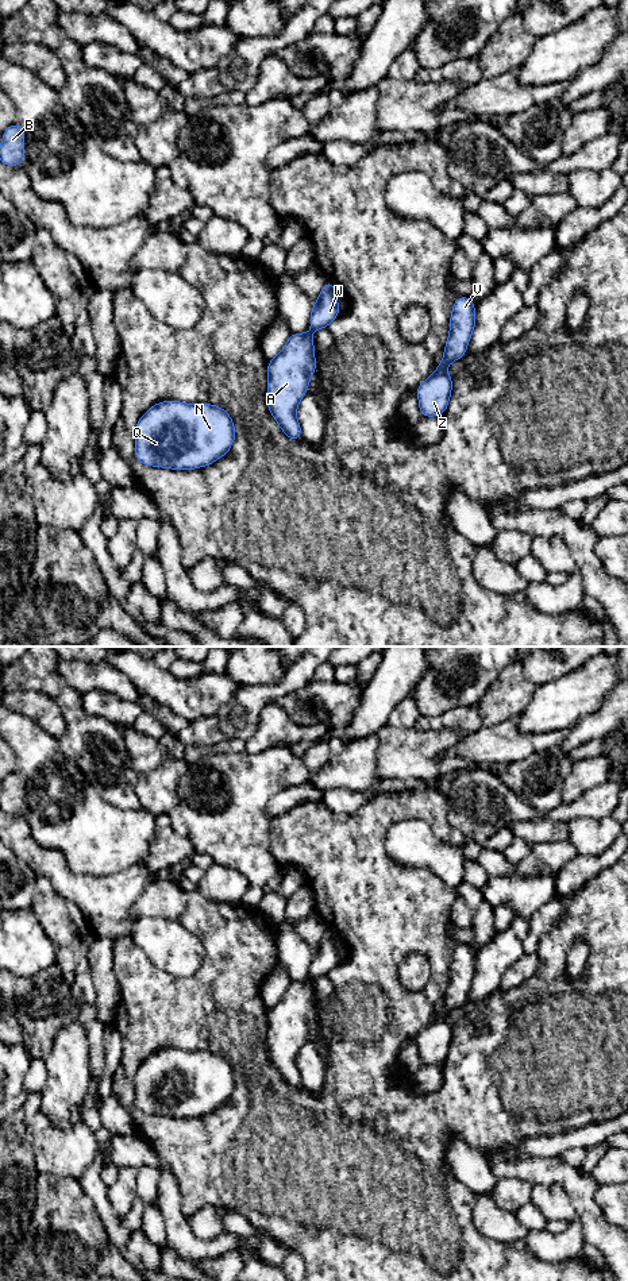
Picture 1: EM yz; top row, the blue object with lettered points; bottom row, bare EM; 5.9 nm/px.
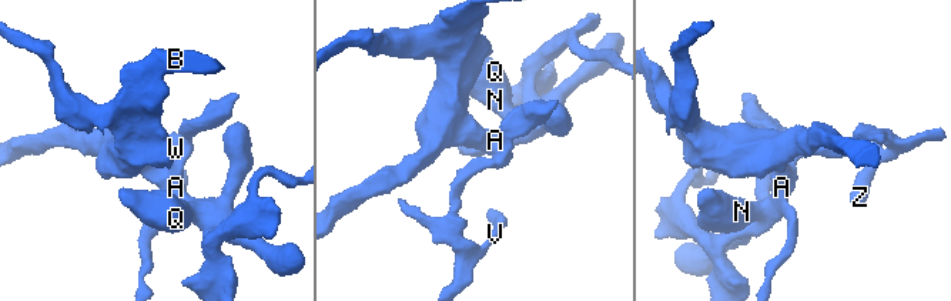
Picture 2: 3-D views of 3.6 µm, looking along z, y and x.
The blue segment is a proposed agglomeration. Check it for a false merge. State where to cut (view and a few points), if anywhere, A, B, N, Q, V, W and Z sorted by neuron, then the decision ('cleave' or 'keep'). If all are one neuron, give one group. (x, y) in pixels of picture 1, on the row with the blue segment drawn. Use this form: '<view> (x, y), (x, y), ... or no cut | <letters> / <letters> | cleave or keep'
yz (323, 288), (335, 290) | A B N Q W / V Z | cleave

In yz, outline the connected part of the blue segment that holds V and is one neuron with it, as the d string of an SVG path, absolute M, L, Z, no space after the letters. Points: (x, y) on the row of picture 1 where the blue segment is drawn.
M458 297L450 319L450 335L444 346L443 359L438 369L416 391L421 417L443 416L452 390L452 378L446 367L465 356L467 344L475 327L475 305L471 297Z

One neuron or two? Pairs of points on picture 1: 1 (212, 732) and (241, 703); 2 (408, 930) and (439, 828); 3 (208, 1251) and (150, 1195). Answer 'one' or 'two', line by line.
1: one
2: one
3: two

